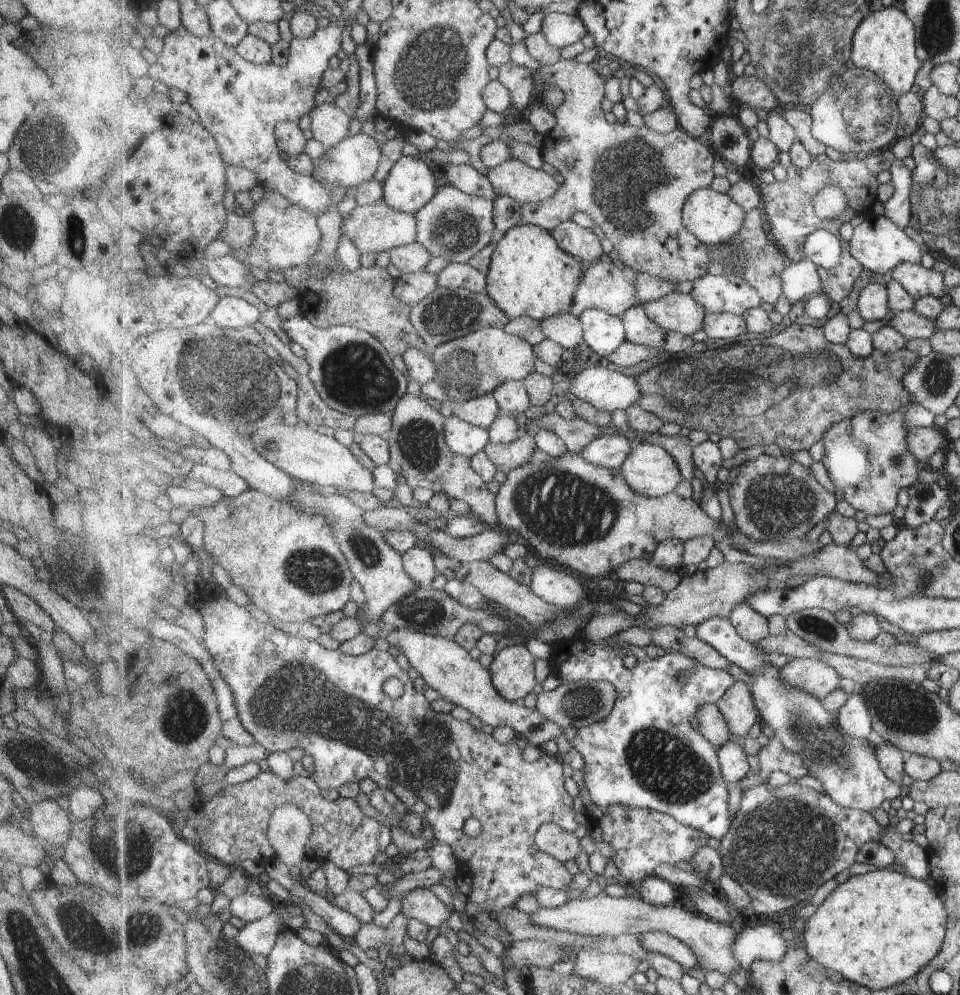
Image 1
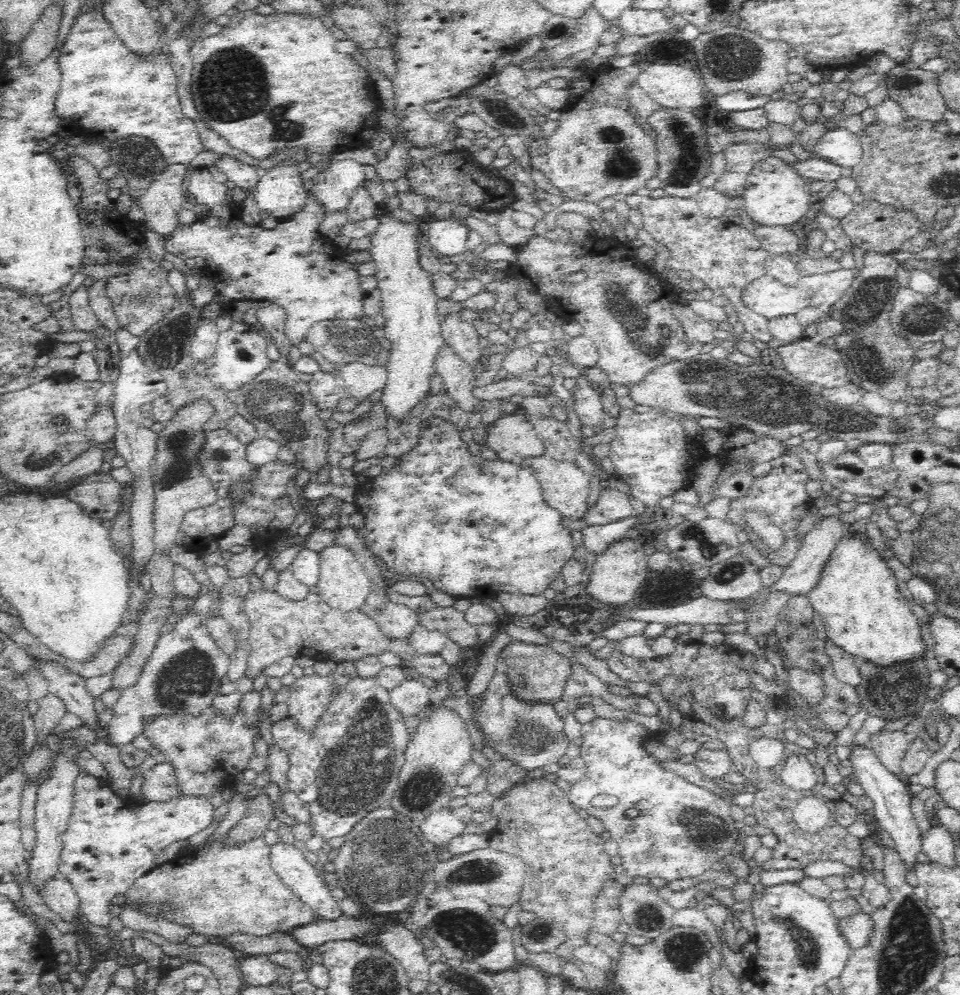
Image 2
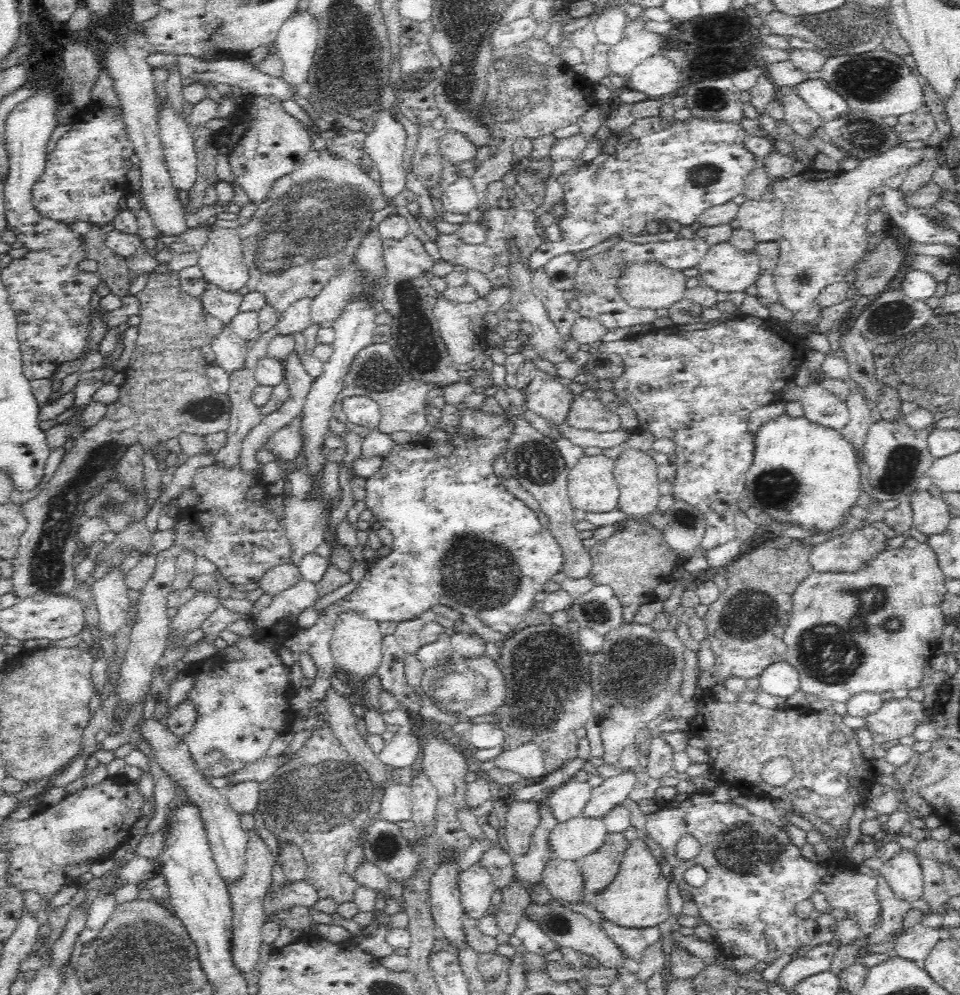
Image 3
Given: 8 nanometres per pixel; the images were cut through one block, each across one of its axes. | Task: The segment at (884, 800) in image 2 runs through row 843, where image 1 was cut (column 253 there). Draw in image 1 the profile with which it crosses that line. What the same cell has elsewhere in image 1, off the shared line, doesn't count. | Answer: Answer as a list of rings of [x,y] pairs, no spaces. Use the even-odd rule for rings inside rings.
[[[245,892],[231,900],[229,910],[231,910],[233,916],[238,917],[245,924],[250,924],[266,918],[274,912],[275,904],[272,903],[273,900],[266,892],[261,896],[252,896]]]

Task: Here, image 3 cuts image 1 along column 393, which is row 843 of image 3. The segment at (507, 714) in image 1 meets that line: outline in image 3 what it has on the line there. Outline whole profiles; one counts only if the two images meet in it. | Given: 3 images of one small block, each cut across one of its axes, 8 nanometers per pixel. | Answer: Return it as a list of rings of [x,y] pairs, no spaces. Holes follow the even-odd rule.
[[[638,837],[630,843],[617,875],[603,891],[596,894],[594,903],[601,918],[616,927],[638,930],[658,927],[670,916],[668,881],[645,840]]]

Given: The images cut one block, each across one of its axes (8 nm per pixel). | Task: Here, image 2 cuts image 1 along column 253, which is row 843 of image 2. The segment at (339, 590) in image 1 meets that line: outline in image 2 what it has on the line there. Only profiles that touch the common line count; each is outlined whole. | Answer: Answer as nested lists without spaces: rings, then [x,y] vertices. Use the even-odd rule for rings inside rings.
[[[541,778],[525,779],[509,788],[502,796],[504,810],[497,814],[499,821],[490,833],[489,847],[521,858],[526,865],[525,880],[519,904],[525,911],[534,912],[537,917],[557,922],[568,938],[585,938],[591,931],[594,902],[602,886],[615,877],[611,856],[603,849],[598,833],[590,829],[586,819],[578,816],[578,811],[570,803],[568,794],[556,785]]]

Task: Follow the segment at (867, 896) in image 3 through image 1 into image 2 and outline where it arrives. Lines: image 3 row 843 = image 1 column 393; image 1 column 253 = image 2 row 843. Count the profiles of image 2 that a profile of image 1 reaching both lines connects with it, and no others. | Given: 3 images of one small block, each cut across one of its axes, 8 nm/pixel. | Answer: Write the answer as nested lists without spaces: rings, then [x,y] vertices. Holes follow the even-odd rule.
[[[602,717],[587,722],[581,733],[583,742],[580,756],[585,760],[587,772],[578,782],[571,783],[570,792],[567,792],[568,799],[576,810],[585,810],[589,816],[596,816],[602,821],[604,830],[612,835],[610,841],[616,841],[620,847],[621,864],[629,876],[648,880],[662,878],[670,882],[682,878],[694,878],[722,863],[735,848],[739,833],[728,801],[684,780],[673,770],[662,768],[661,762],[642,748],[646,740],[659,739],[656,733],[648,732],[644,726],[630,719],[619,722],[618,719]],[[600,794],[616,796],[618,804],[608,810],[600,810],[600,807],[592,806],[592,800]],[[632,812],[635,814],[631,820],[625,821],[627,815]]]

